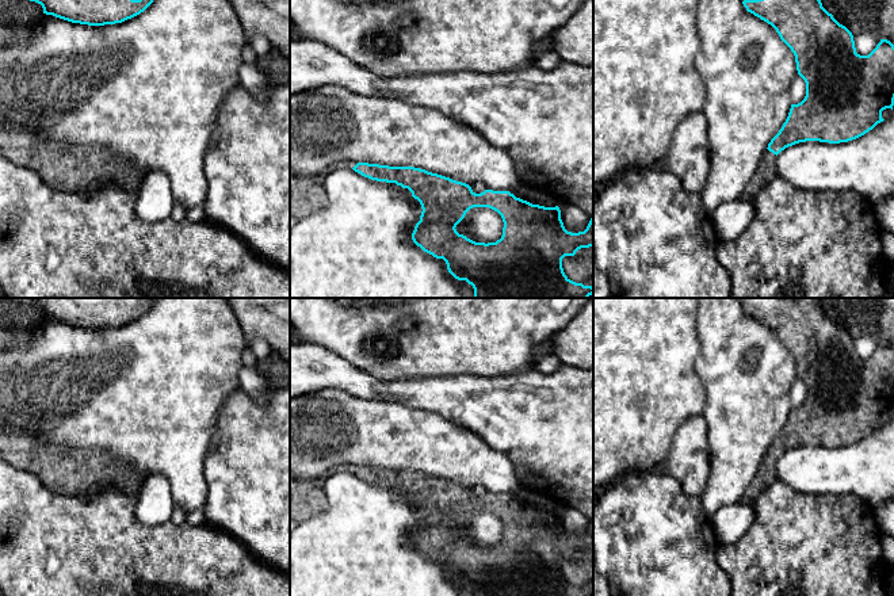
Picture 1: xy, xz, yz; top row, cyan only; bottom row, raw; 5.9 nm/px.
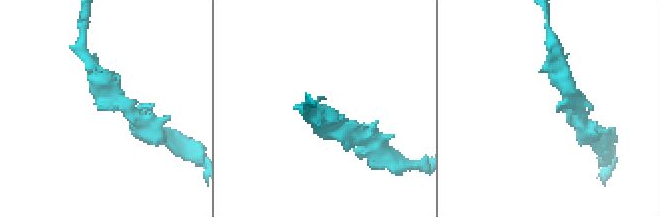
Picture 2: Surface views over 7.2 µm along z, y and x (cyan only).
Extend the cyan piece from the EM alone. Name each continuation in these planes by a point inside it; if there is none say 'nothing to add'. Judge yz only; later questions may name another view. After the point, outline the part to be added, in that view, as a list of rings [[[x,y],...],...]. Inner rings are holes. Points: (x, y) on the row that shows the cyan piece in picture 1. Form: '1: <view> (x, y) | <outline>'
1: yz (767, 169) | [[[768,149],[765,150],[756,175],[752,177],[742,195],[744,198],[754,198],[760,190],[776,176],[776,157],[778,156]]]

